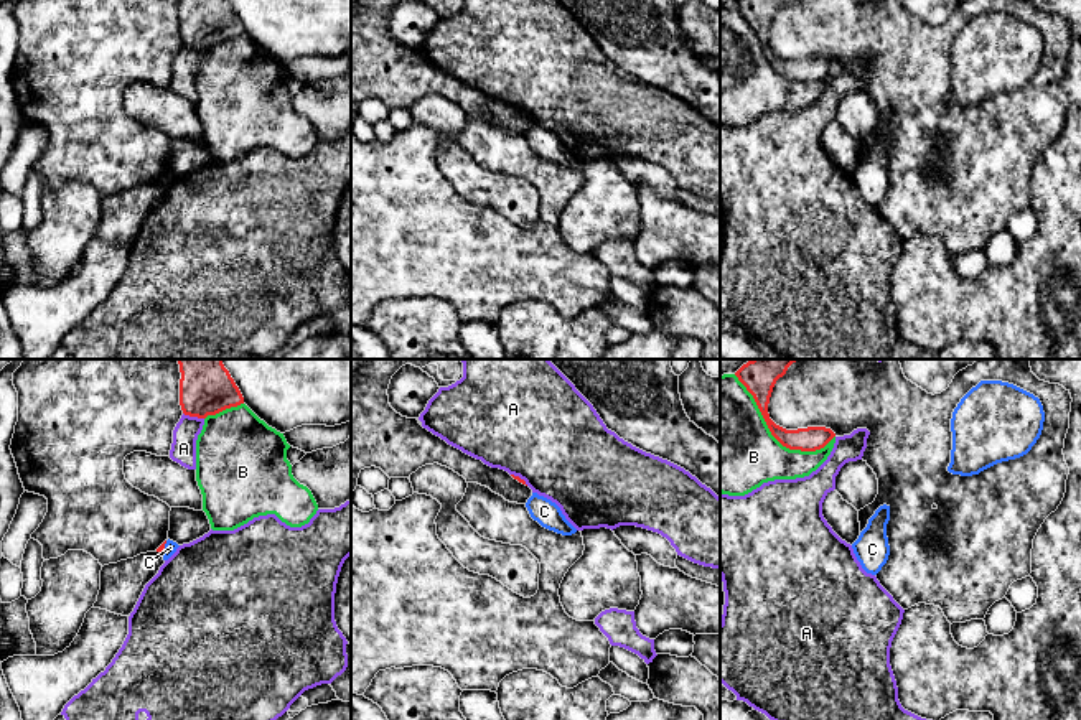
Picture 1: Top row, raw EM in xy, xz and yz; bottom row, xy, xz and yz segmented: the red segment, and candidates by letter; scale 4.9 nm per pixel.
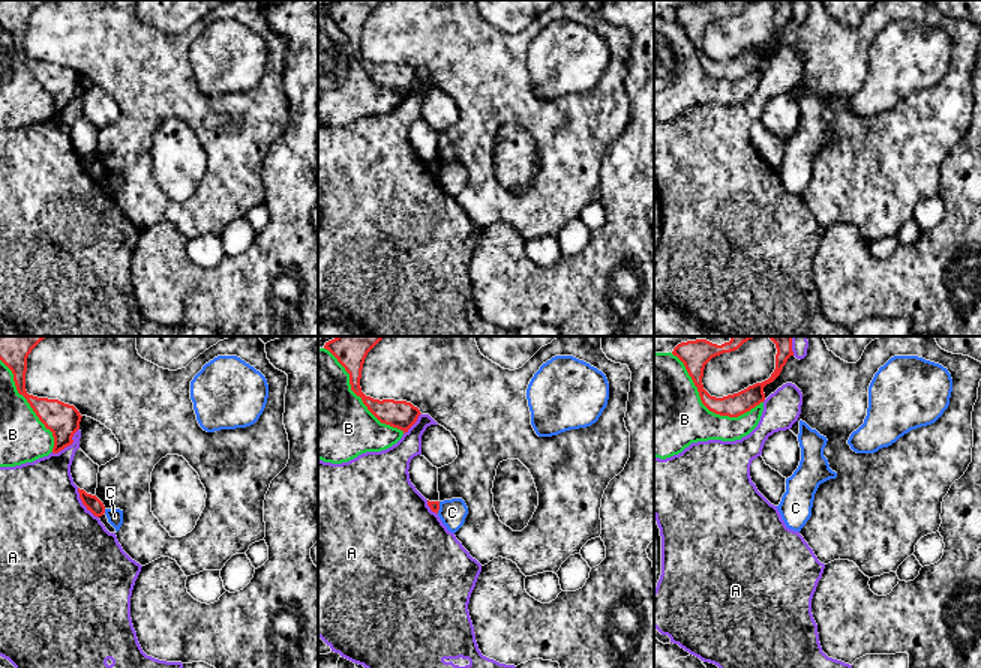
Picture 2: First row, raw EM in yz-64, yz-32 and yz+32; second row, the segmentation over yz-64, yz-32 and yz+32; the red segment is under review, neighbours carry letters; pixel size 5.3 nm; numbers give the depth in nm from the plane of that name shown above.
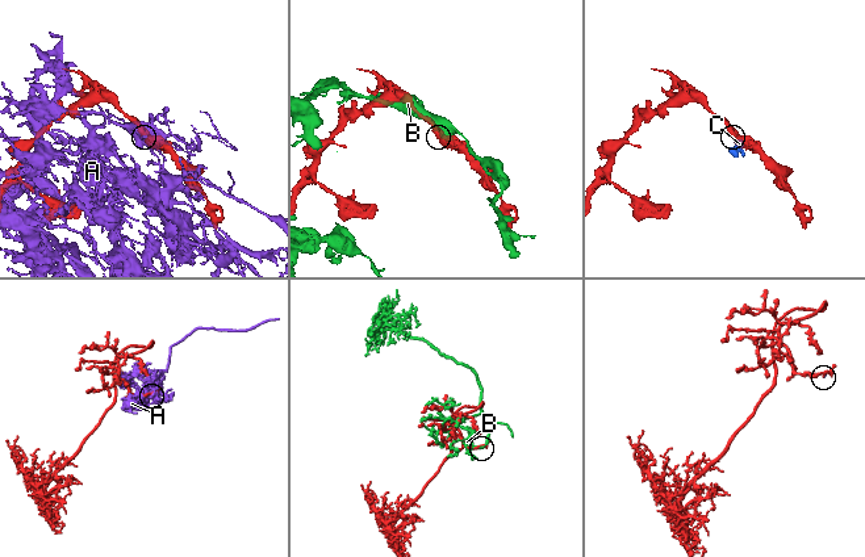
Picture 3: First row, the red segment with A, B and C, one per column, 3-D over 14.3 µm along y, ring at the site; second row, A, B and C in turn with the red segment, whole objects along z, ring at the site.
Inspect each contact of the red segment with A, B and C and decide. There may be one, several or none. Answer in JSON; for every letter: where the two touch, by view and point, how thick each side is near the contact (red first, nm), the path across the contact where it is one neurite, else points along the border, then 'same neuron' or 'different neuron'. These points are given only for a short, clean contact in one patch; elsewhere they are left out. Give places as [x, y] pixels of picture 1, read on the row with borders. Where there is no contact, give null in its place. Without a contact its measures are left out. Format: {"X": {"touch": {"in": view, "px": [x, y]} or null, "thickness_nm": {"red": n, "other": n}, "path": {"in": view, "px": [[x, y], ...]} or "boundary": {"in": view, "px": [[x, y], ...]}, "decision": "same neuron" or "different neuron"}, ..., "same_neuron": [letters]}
{"A": {"touch": {"in": "xy", "px": [193, 416]}, "thickness_nm": {"red": 260, "other": 130}, "decision": "different neuron"}, "B": {"touch": {"in": "yz", "px": [773, 435]}, "thickness_nm": {"red": 120, "other": 460}, "decision": "different neuron"}, "C": {"touch": {"in": "xy", "px": [163, 547]}, "thickness_nm": {"red": 40, "other": 60}, "boundary": {"in": "xy", "px": [[167, 541], [162, 554]]}, "decision": "different neuron"}, "same_neuron": []}

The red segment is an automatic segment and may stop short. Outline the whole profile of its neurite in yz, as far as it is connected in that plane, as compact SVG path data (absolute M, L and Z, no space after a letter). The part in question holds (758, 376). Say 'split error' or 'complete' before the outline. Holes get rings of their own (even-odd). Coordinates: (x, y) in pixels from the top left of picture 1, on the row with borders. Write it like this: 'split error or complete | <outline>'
complete | M751 359L743 364L735 376L753 395L771 435L789 450L816 451L824 448L835 433L826 427L807 427L798 430L786 430L776 425L768 414L768 404L773 387L783 377L788 367L796 361L809 359Z

